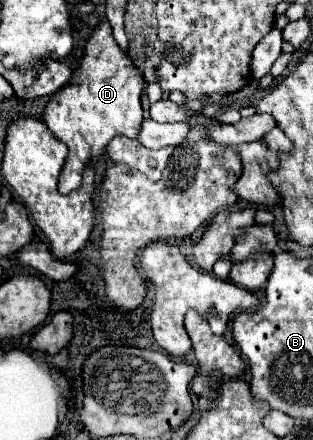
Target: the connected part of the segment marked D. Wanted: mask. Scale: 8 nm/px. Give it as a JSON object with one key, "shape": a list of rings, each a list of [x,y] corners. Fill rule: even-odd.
{"shape":[[[101,22],[85,44],[85,56],[81,66],[73,72],[69,84],[55,92],[45,108],[45,124],[53,136],[69,146],[69,156],[59,176],[59,192],[69,194],[81,186],[83,170],[97,160],[111,138],[123,134],[127,138],[137,138],[143,122],[141,92],[143,76],[133,66],[127,52],[123,52],[113,40],[109,22]]]}

